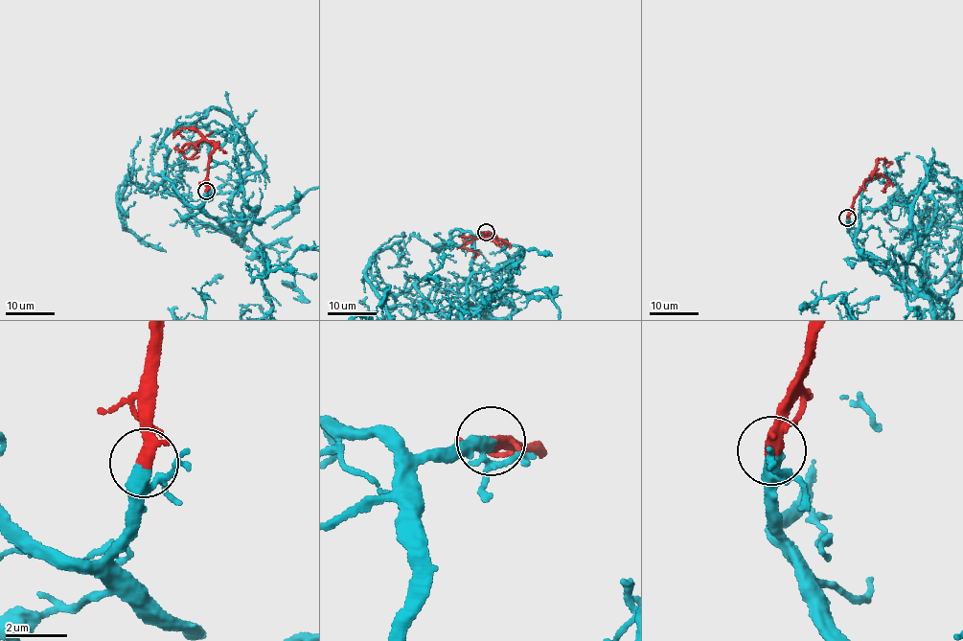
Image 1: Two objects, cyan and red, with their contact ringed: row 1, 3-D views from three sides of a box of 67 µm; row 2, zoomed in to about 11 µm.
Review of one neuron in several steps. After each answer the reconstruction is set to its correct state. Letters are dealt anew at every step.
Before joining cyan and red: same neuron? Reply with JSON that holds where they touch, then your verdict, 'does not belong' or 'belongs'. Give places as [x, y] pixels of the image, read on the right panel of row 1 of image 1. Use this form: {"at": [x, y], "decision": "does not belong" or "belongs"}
{"at": [847, 217], "decision": "belongs"}

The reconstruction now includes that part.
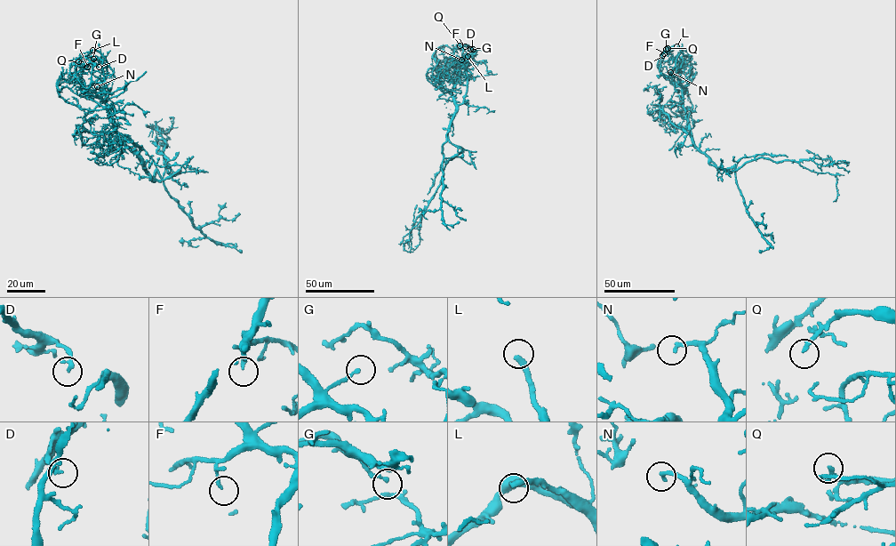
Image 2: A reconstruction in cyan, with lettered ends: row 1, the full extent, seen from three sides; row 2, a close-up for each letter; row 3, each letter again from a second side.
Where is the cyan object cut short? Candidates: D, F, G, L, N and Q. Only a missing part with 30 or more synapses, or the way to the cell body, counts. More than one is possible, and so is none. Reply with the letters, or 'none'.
L, N

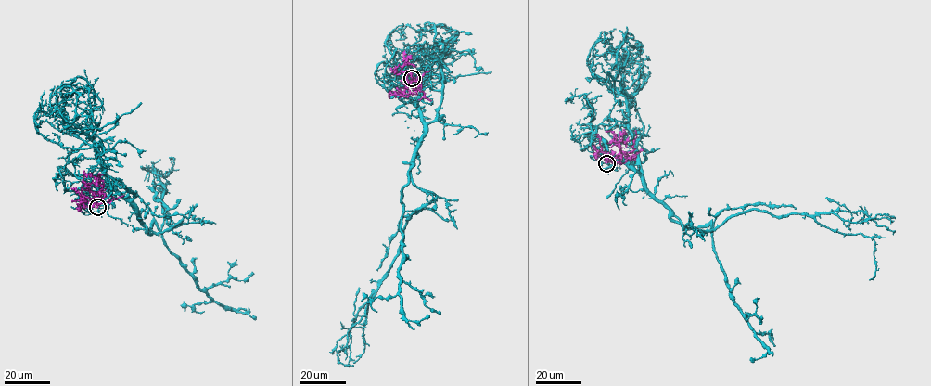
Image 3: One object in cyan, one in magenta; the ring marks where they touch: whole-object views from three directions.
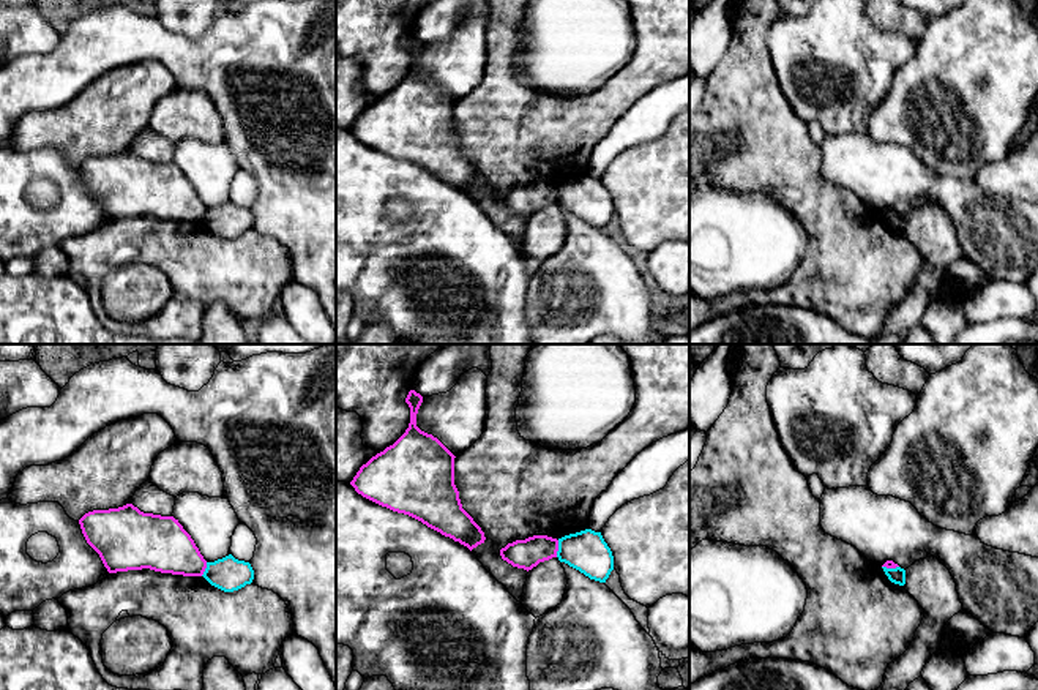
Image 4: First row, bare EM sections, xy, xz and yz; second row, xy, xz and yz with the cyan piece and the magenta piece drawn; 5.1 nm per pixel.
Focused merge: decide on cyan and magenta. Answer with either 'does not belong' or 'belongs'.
does not belong

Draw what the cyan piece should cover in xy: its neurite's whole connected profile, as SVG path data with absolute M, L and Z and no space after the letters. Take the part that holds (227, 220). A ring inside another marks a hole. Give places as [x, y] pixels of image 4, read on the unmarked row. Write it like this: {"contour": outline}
{"contour": "M229 201L215 208L207 208L202 223L221 237L233 238L252 229L254 216L249 208L238 207Z"}

